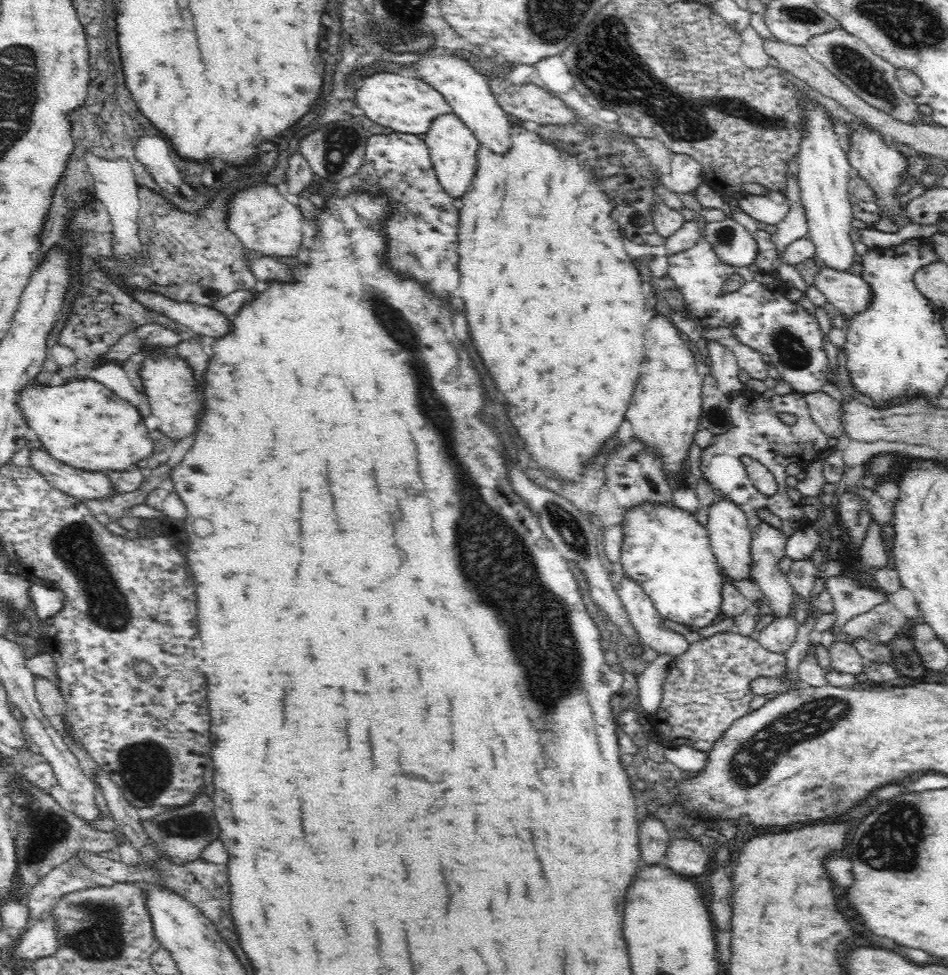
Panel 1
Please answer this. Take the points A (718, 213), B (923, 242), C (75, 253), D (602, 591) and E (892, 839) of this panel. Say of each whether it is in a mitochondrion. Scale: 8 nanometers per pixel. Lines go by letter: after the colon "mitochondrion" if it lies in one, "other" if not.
A: other
B: other
C: other
D: other
E: mitochondrion

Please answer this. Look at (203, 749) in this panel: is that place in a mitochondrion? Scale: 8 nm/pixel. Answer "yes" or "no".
no

